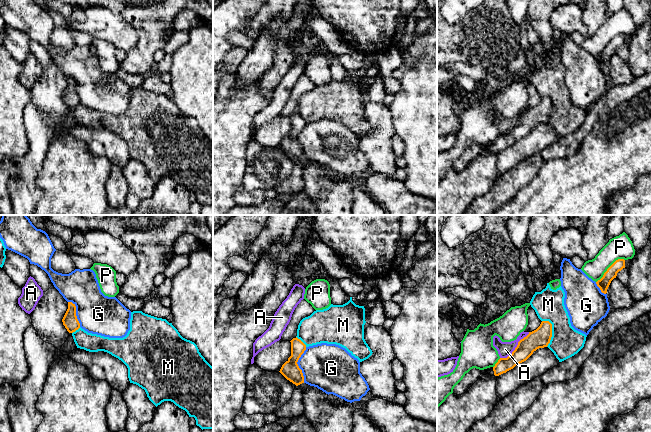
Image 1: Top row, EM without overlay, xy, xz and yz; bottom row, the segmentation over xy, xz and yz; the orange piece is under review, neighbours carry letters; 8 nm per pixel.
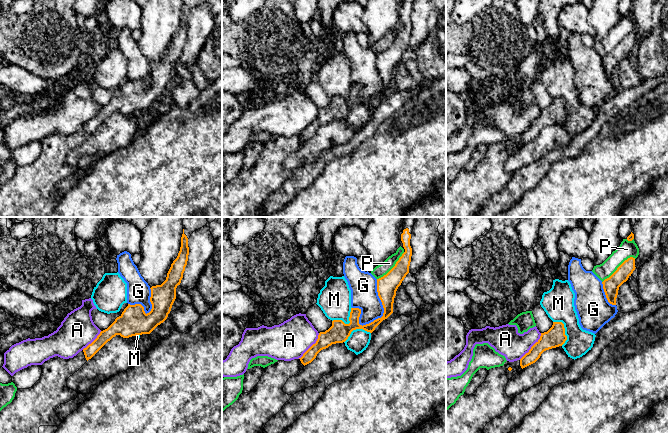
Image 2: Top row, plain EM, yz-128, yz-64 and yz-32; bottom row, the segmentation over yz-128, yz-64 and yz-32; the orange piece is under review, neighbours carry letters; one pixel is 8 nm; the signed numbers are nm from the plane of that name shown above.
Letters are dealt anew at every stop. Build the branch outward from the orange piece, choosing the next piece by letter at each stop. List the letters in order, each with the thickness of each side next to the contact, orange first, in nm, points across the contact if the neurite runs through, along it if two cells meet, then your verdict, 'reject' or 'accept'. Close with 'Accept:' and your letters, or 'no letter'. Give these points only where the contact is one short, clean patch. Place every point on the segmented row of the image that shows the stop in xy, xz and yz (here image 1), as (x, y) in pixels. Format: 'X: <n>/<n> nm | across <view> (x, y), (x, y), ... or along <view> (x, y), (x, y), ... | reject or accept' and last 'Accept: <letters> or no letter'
A: 160/120 nm | reject
G: 150/380 nm | along xz (306, 347), (297, 362), (303, 376), (303, 382) | reject
M: 160/240 nm | reject
P: 90/190 nm | along yz (624, 259), (617, 259), (596, 282) | reject
Accept: no letter

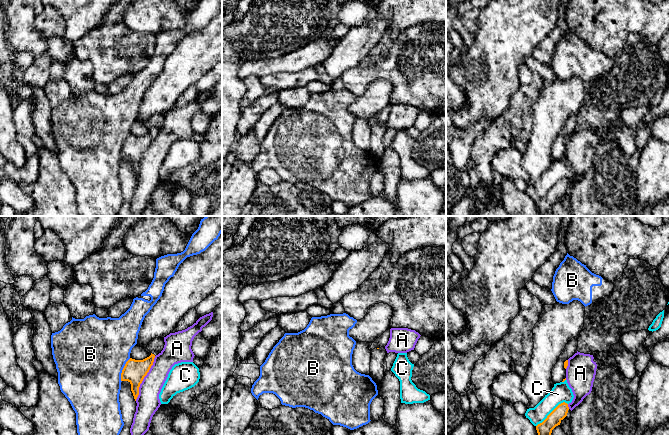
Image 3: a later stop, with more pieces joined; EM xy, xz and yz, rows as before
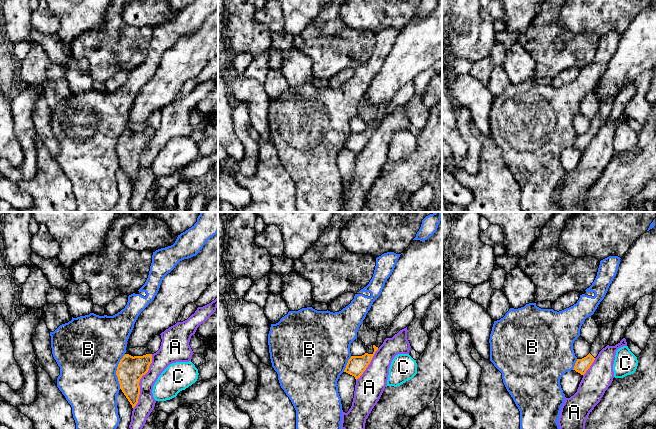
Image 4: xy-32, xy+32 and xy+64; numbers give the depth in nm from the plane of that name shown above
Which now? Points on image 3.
A: 190/190 nm | along xy (155, 356), (149, 371), (140, 384), (139, 394), (135, 400) | reject
B: 190/500 nm | along xy (130, 358), (122, 370), (121, 381) | reject
C: 110/160 nm | along yz (567, 403), (561, 402), (536, 426) | reject
Accept: no letter

